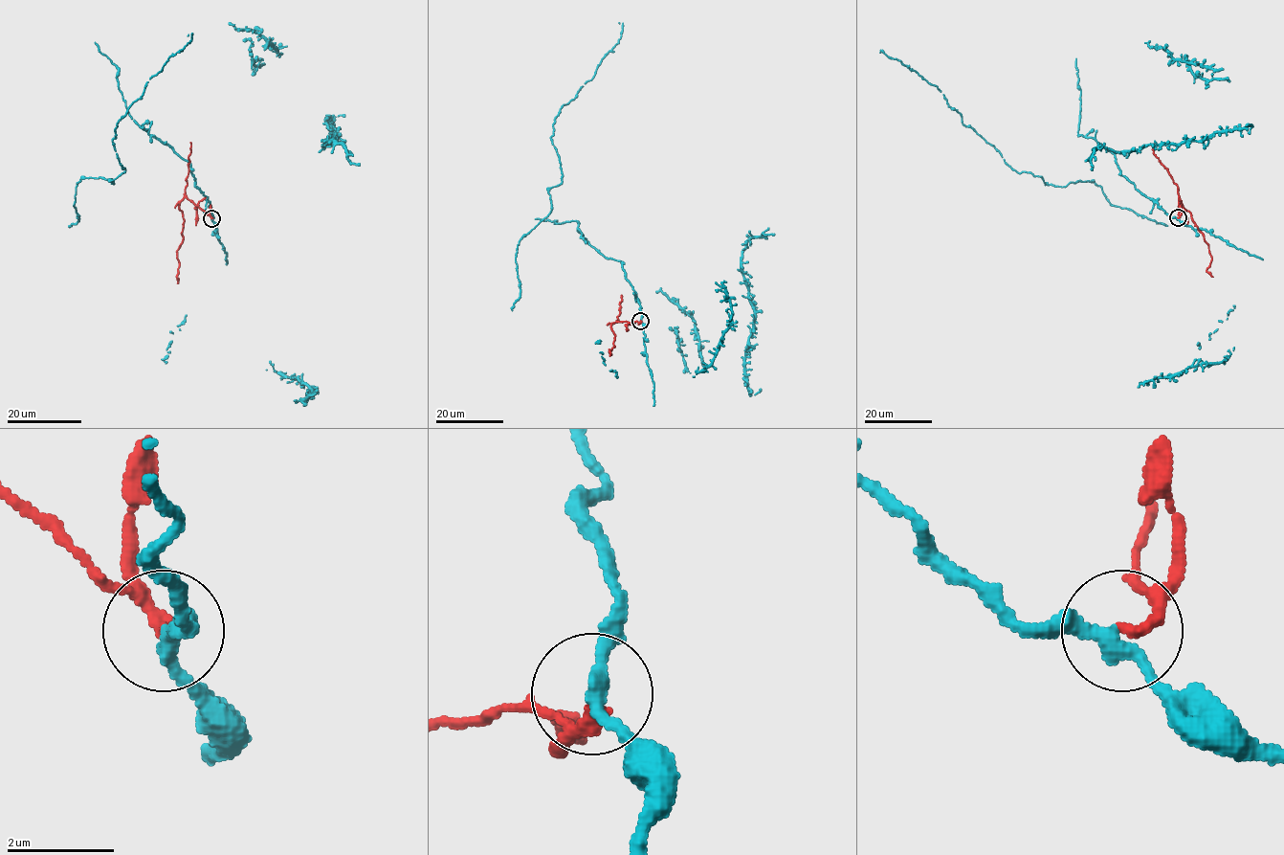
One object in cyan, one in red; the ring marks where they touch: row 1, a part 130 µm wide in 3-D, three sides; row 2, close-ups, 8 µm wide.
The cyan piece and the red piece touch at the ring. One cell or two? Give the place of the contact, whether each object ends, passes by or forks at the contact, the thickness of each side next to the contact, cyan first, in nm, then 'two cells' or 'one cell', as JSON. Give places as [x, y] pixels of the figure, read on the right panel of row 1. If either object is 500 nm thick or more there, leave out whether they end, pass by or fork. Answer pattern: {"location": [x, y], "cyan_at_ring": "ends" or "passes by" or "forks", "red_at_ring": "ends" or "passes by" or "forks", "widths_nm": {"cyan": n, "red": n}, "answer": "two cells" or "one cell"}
{"location": [1178, 217], "cyan_at_ring": "passes by", "red_at_ring": "ends", "widths_nm": {"cyan": 280, "red": 240}, "answer": "two cells"}

